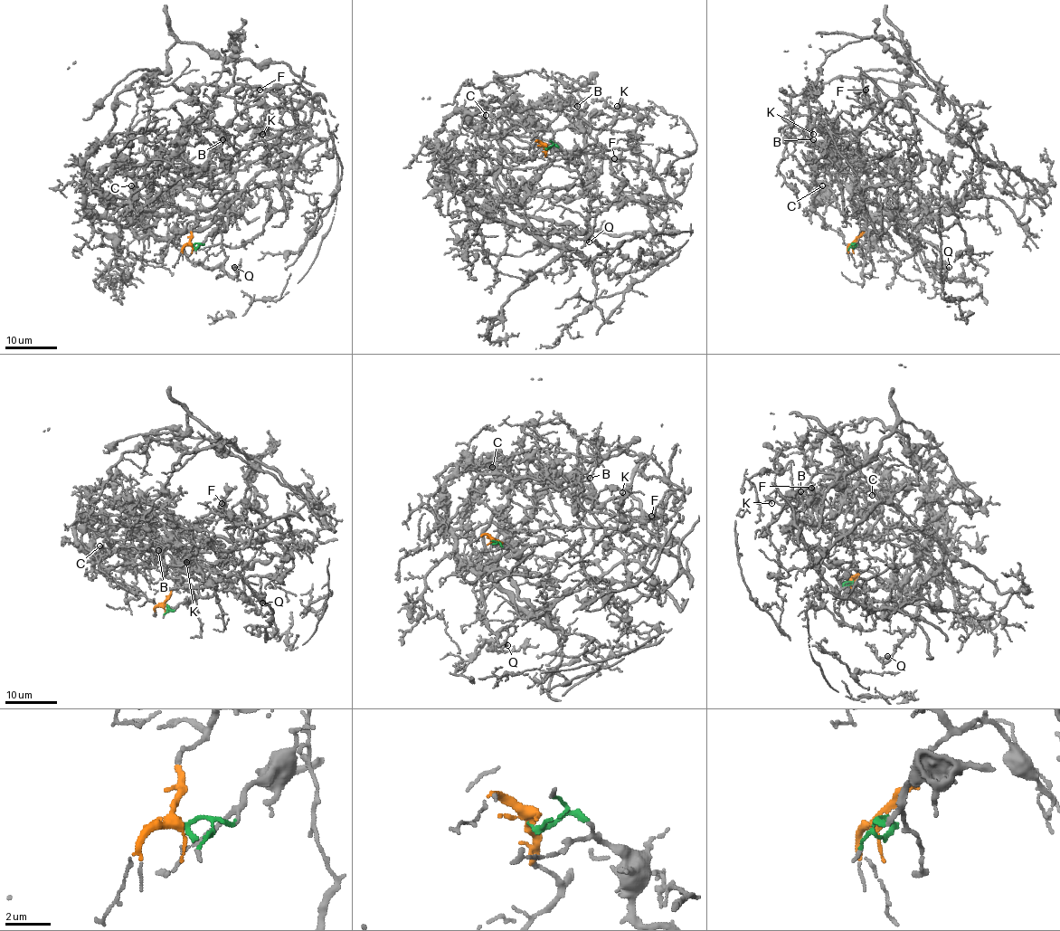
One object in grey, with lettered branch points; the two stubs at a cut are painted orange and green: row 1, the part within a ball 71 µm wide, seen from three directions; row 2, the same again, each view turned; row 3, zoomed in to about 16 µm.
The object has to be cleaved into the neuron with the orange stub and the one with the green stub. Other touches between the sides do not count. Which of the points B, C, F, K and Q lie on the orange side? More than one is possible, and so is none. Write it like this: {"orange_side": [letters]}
{"orange_side": ["F", "K"]}

